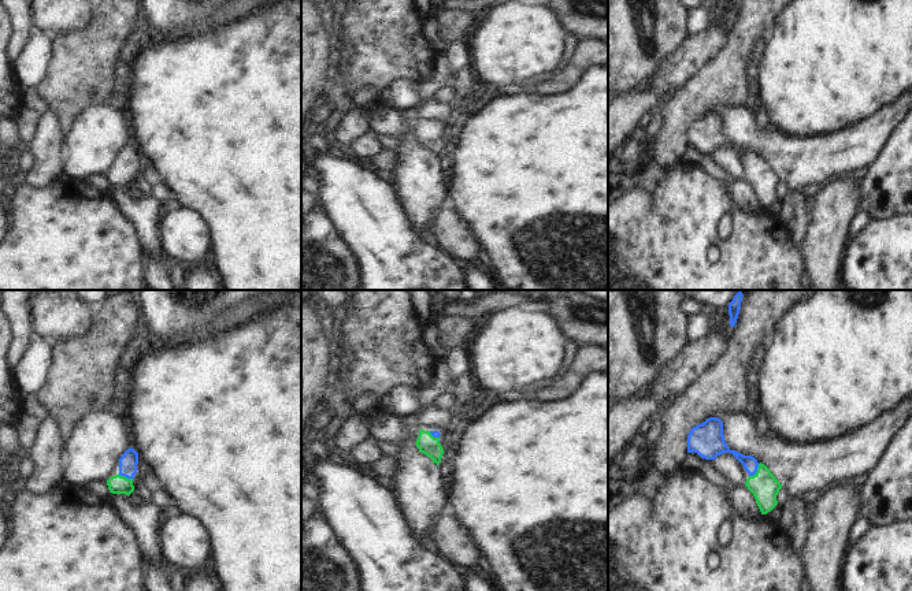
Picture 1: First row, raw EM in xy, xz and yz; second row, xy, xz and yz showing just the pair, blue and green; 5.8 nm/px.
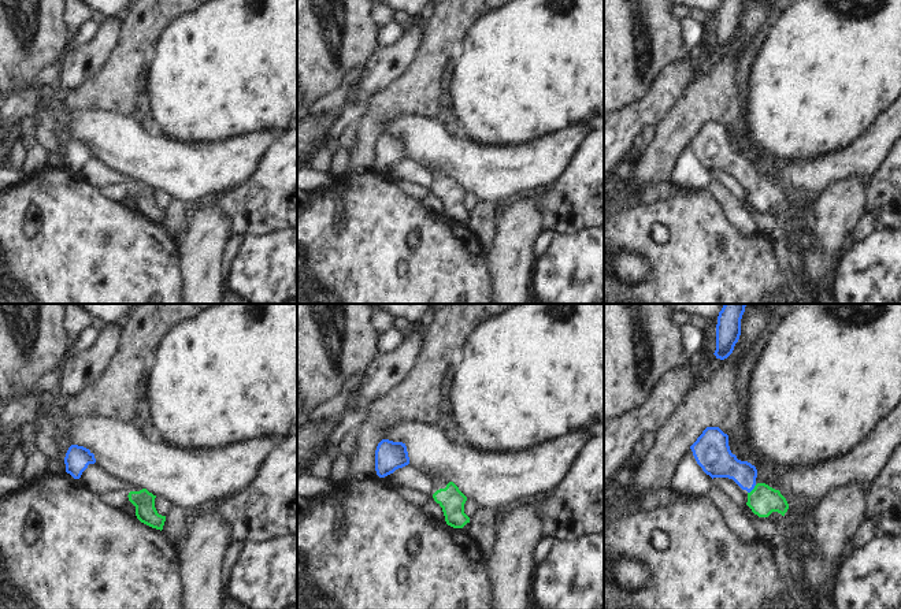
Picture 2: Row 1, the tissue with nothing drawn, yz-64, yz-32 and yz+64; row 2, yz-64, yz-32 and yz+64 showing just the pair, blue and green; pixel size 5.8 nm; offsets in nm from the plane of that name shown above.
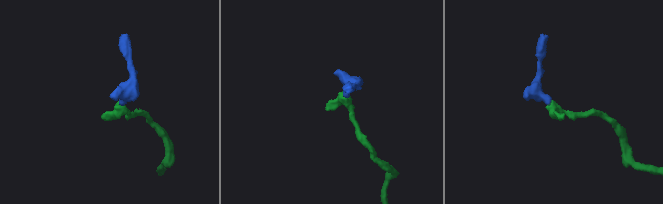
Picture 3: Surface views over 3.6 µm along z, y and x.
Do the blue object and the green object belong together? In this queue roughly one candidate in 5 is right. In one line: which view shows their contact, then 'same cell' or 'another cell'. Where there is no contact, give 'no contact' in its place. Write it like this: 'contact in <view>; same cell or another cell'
contact in yz; same cell

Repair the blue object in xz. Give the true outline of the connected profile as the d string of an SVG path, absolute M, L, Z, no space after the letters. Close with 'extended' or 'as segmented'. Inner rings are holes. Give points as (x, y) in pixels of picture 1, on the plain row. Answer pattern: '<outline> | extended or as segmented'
M419 123L419 130L415 135L419 145L430 150L437 159L440 159L444 148L444 142L440 137L440 129L441 127L438 124Z | extended

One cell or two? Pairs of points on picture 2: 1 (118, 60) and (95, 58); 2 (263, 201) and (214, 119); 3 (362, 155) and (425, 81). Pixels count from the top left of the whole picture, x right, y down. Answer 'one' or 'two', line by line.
1: two
2: two
3: one

